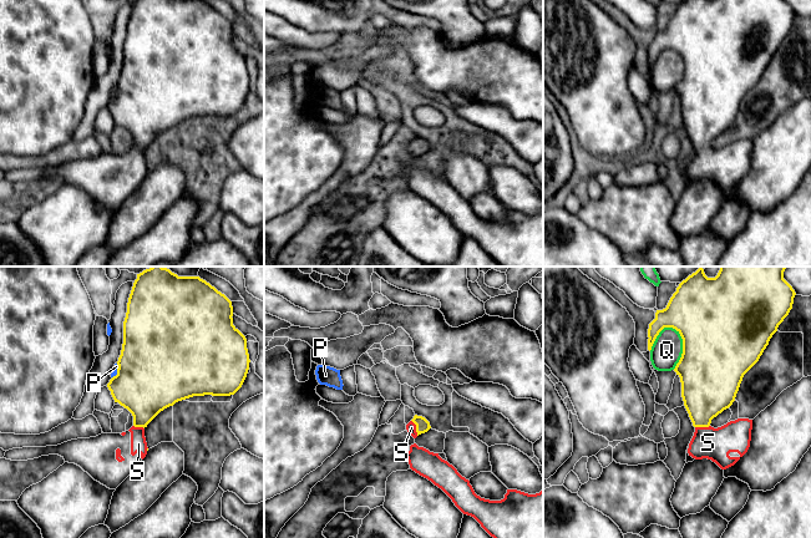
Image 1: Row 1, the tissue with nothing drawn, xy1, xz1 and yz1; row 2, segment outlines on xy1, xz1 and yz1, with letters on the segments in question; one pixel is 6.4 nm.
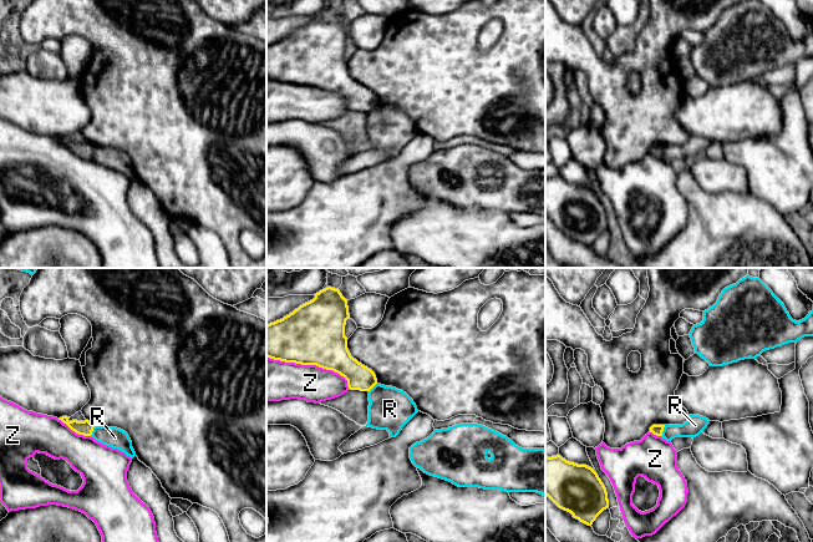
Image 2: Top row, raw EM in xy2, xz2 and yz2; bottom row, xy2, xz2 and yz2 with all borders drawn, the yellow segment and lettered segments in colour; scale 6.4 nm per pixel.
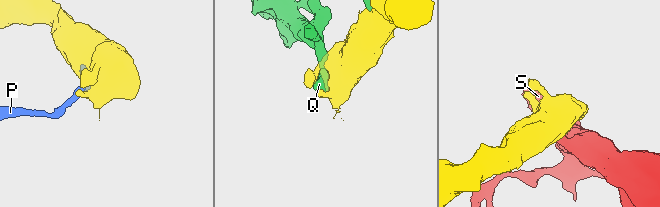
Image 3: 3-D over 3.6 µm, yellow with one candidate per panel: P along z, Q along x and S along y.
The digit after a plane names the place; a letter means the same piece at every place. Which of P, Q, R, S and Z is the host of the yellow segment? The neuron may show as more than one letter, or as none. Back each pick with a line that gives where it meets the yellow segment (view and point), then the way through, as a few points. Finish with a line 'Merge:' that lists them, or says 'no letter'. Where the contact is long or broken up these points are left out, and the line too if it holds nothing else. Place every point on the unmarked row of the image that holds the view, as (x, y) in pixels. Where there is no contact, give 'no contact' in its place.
S: xz1 (416, 148) | across xz1 (422, 146), (416, 148), (411, 148)
Merge: S

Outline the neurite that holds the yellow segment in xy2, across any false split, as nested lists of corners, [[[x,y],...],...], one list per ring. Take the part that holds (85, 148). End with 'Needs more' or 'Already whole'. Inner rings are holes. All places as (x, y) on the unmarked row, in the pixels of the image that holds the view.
[[[62,137],[59,141],[61,141],[63,145],[66,145],[72,152],[75,152],[78,156],[83,157],[91,157],[95,146],[90,143],[88,141],[85,142],[77,142],[77,141],[68,141],[70,138]]]. Already whole

